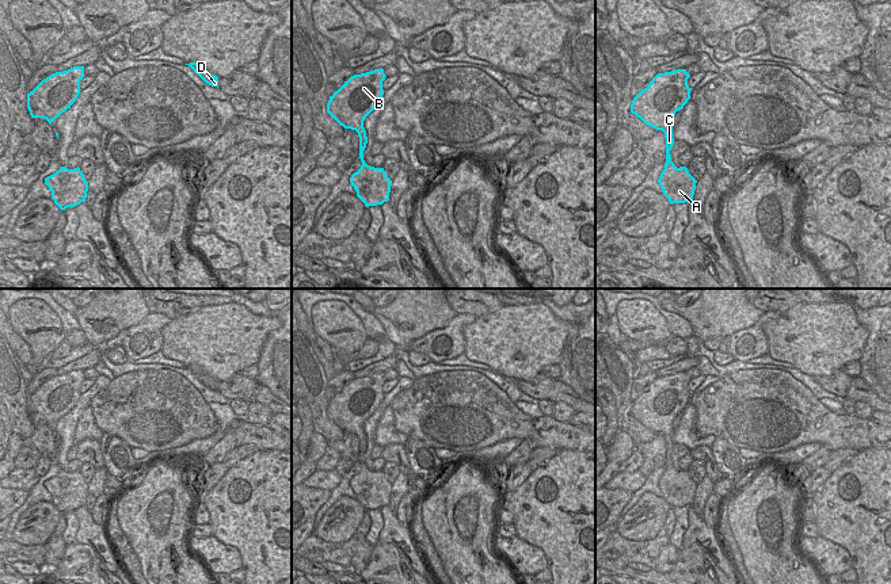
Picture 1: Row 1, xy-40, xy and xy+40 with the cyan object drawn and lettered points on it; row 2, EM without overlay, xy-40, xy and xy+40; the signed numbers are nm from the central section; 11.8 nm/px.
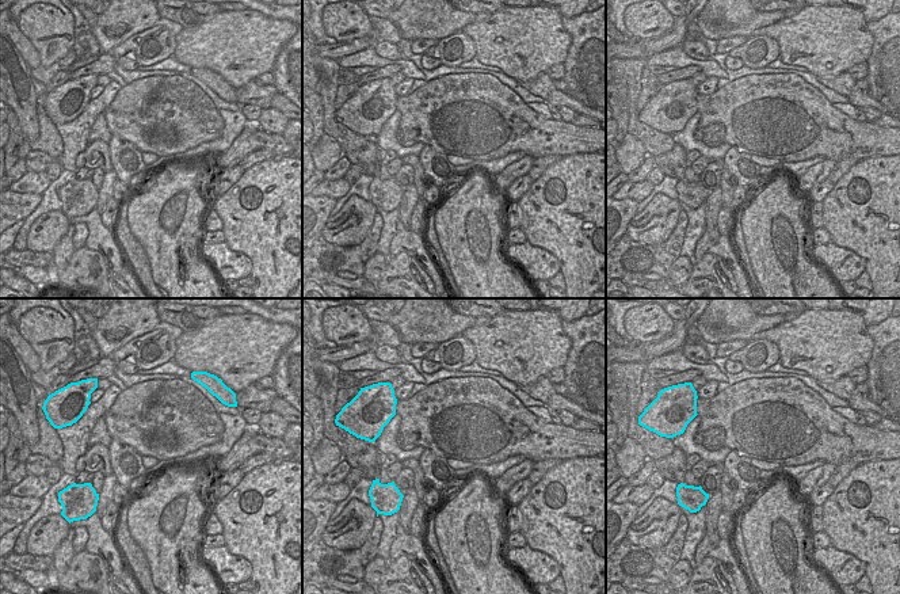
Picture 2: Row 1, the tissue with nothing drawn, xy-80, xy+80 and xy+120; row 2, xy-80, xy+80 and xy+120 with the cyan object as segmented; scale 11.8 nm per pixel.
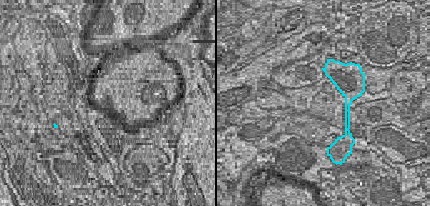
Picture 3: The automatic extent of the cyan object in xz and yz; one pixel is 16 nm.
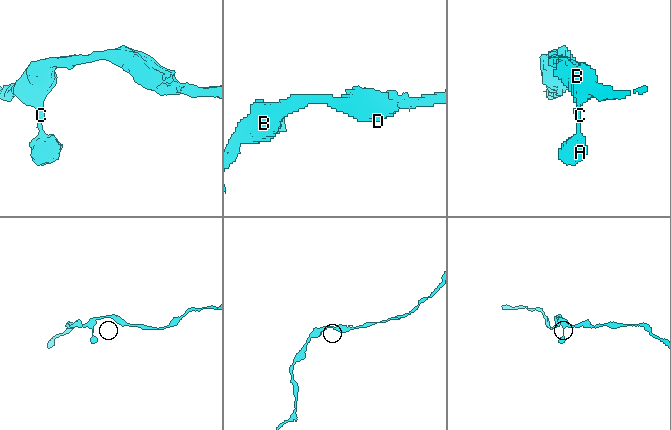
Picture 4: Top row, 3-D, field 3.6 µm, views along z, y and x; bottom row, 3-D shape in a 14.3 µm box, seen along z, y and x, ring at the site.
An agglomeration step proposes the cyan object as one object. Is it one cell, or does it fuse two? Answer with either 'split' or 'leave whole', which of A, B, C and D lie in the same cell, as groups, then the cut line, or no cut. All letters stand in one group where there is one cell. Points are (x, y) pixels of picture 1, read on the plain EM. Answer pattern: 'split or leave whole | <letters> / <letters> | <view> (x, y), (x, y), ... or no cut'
leave whole | A B C D | no cut

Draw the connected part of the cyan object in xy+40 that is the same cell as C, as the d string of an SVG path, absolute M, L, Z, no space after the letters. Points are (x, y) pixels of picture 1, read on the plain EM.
M686 373L658 377L631 408L632 417L646 428L665 436L666 467L658 486L671 508L692 505L697 486L686 470L674 469L670 458L674 449L673 421L690 402L689 381Z

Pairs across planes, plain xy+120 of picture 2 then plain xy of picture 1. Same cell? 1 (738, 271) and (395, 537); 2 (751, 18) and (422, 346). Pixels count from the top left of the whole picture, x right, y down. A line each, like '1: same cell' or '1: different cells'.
1: same cell
2: different cells

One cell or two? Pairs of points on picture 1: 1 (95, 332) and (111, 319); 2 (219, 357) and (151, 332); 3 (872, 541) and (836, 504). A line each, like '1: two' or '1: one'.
1: one
2: two
3: one

